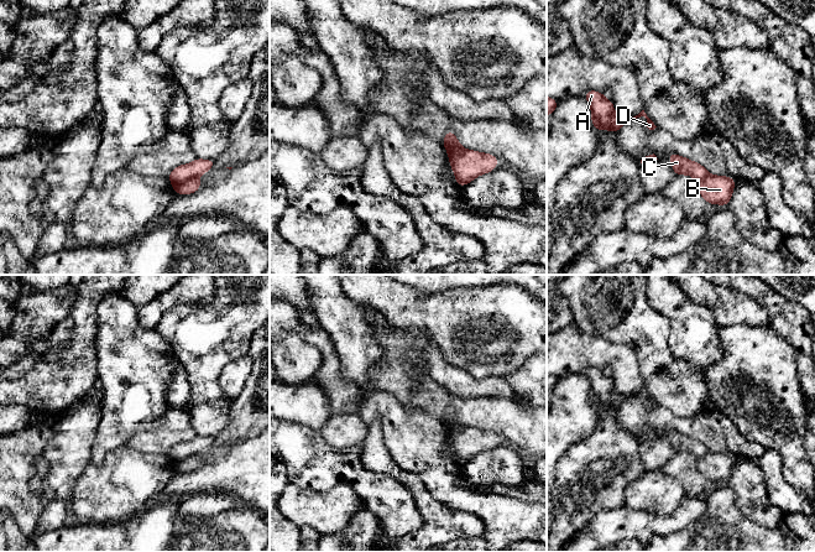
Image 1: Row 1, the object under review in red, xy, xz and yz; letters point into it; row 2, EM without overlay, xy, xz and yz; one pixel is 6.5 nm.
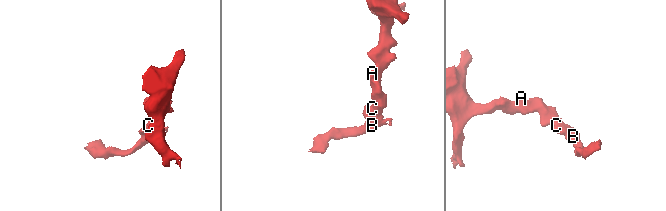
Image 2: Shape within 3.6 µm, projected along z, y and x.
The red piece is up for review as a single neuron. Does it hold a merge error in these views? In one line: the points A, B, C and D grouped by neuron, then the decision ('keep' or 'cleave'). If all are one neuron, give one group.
groups A C D / B; cleave

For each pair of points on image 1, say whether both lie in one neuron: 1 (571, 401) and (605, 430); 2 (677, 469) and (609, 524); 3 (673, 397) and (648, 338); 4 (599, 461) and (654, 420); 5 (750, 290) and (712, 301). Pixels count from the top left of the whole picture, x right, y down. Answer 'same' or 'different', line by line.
1: different
2: different
3: same
4: different
5: different

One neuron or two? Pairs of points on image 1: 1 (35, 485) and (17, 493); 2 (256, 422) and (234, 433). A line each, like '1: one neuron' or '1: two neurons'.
1: two neurons
2: one neuron

